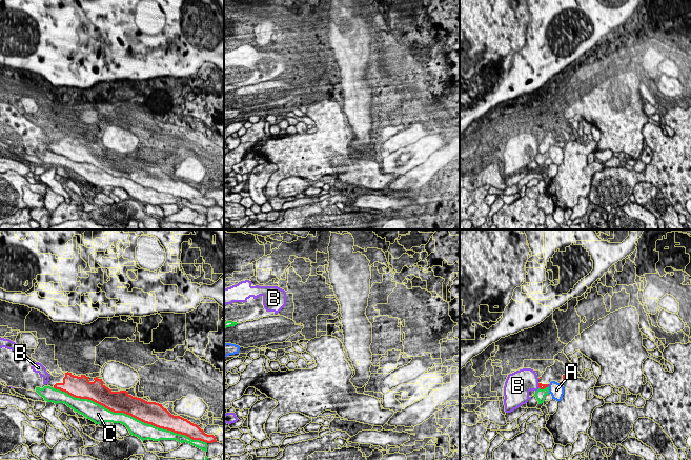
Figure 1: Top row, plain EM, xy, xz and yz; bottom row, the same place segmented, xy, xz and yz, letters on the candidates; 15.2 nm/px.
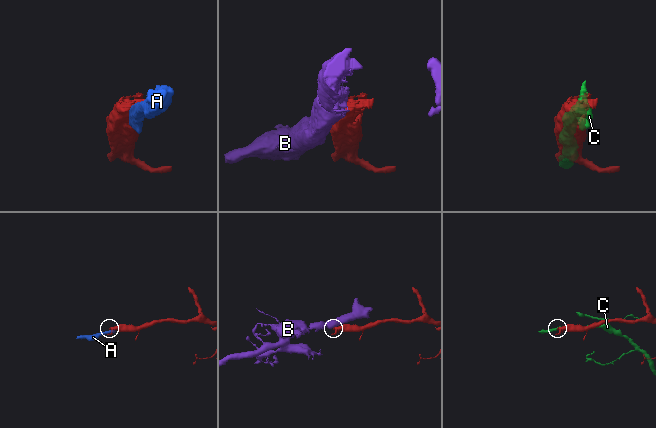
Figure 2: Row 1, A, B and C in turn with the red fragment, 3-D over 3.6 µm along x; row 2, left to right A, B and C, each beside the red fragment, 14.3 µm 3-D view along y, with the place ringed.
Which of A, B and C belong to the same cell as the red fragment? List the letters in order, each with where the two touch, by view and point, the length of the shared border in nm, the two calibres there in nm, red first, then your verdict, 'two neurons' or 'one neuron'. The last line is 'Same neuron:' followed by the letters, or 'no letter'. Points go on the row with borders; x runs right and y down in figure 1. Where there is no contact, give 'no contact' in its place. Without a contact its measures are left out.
A: yz (561, 383) | 60 nm | 90/220 nm | two neurons
B: yz (539, 385) | 90 nm | 90/360 nm | two neurons
C: xy (130, 415) | 2500 nm | 320/240 nm | two neurons
Same neuron: no letter

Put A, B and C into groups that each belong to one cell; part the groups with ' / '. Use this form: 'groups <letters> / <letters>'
groups A / B / C

